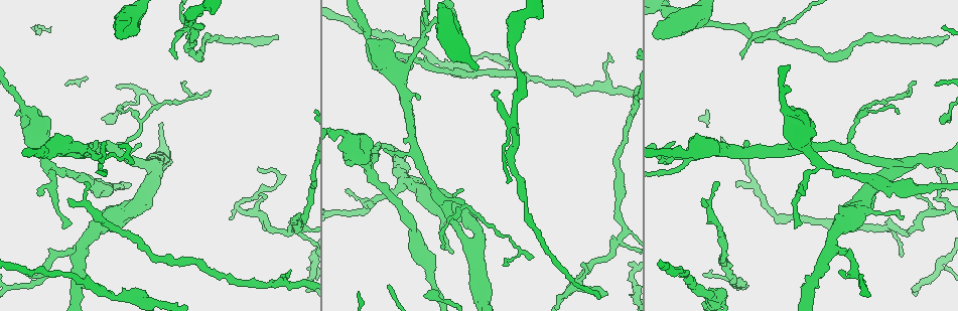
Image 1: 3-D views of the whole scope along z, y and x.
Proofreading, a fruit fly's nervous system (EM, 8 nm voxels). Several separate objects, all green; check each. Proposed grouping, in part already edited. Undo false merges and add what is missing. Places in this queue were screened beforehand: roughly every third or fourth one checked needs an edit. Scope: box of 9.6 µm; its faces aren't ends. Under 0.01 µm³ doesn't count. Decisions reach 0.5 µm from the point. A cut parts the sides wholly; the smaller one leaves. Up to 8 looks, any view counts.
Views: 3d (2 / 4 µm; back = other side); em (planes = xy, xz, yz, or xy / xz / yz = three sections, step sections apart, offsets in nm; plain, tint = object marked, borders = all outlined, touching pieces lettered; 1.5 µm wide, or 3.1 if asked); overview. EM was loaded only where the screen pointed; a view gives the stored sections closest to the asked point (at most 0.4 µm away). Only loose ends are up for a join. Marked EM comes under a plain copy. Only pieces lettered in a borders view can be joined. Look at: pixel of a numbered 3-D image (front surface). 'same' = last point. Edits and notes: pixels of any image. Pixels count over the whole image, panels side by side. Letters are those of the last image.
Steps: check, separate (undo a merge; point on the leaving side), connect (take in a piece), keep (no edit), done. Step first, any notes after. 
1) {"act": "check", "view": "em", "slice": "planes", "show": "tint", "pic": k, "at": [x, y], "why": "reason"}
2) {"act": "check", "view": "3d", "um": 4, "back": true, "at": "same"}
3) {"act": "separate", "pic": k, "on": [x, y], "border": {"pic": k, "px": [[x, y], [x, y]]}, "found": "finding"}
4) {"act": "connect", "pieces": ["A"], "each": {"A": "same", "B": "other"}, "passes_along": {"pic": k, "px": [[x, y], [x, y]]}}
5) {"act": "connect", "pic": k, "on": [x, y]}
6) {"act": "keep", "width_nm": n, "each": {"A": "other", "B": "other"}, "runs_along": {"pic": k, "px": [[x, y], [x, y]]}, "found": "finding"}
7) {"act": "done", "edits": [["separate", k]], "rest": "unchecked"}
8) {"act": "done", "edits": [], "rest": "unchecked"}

{"act": "check", "view": "em", "slice": "planes", "show": "tint", "pic": 1, "at": [888, 226], "why": "four arms meet"}

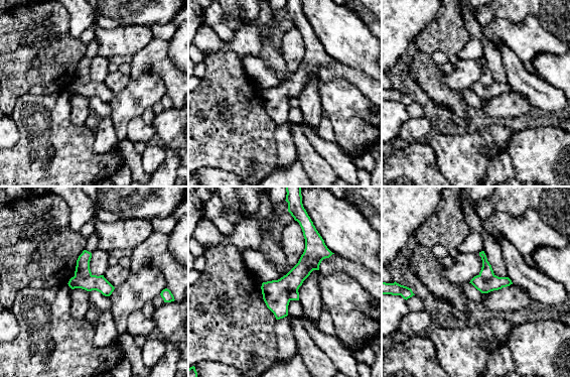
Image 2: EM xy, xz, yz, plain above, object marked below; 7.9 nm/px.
{"act": "check", "view": "em", "slice": "planes", "show": "borders", "at": "same"}

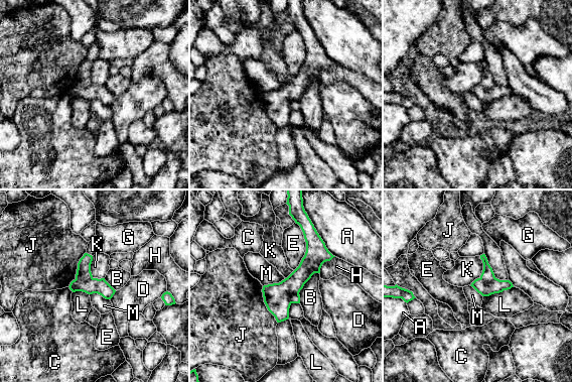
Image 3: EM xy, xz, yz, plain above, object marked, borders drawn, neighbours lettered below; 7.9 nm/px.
{"act": "separate", "pic": 3, "on": [84, 272], "width_nm": 160, "longest_contact_nm": ["E", 400], "each": {"A": "other", "B": "other", "C": "other", "D": "other", "E": "other", "G": "other", "H": "other", "J": "other", "K": "other", "L": "other", "M": "other"}, "found": "two neurons meet here"}

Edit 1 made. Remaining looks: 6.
{"act": "check", "view": "overview", "why": "see it whole again"}

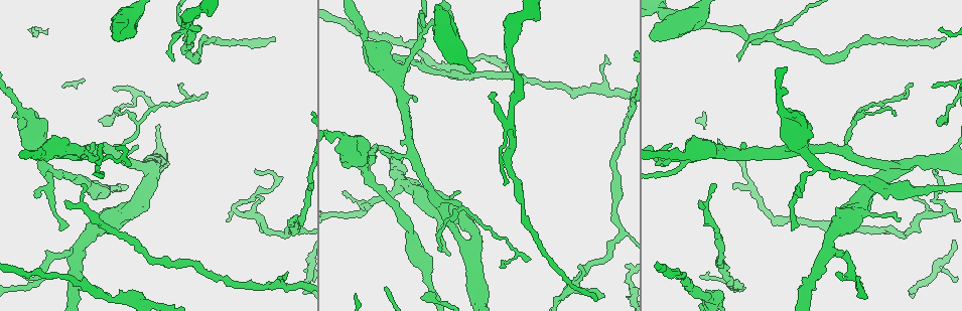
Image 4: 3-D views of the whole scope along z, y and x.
{"act": "check", "view": "em", "slice": "planes", "show": "borders", "pic": 4, "at": [511, 117], "why": "three arms meet"}

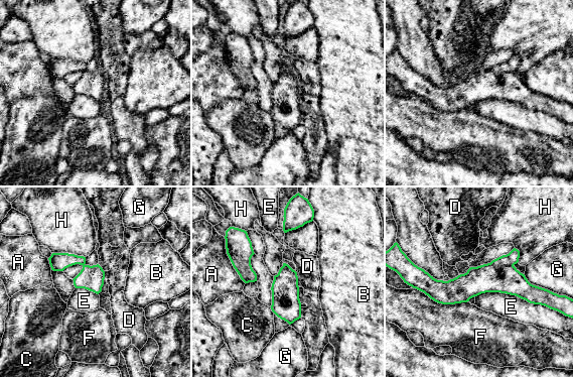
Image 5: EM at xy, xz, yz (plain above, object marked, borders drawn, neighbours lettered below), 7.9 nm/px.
{"act": "separate", "pic": 5, "on": [507, 279], "each": {"A": "other", "B": "other", "C": "other", "D": "other", "E": "other", "F": "other", "G": "other", "H": "other"}, "found": "two neurons meet here"}

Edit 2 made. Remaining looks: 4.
{"act": "check", "view": "em", "slice": "planes", "show": "borders", "pic": 4, "at": [101, 143], "why": "branch stops here"}

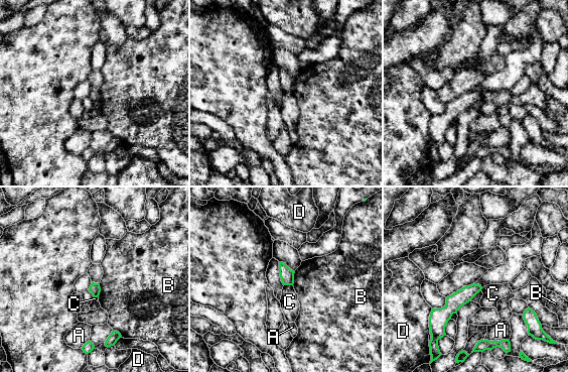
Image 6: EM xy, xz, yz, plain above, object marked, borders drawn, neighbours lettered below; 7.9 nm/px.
{"act": "keep", "width_nm": 90, "each": {"A": "other", "B": "other", "C": "other", "D": "other"}, "border": {"pic": 6, "px": [[284, 284], [292, 285]]}, "found": "no lettered piece goes on from it"}

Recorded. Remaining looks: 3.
{"act": "done", "edits": [["separate", 3], ["separate", 5]], "rest": "unchecked"}

